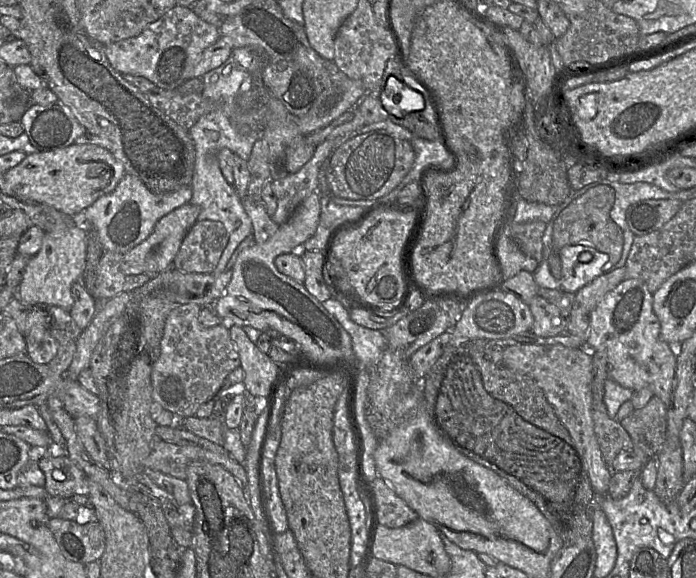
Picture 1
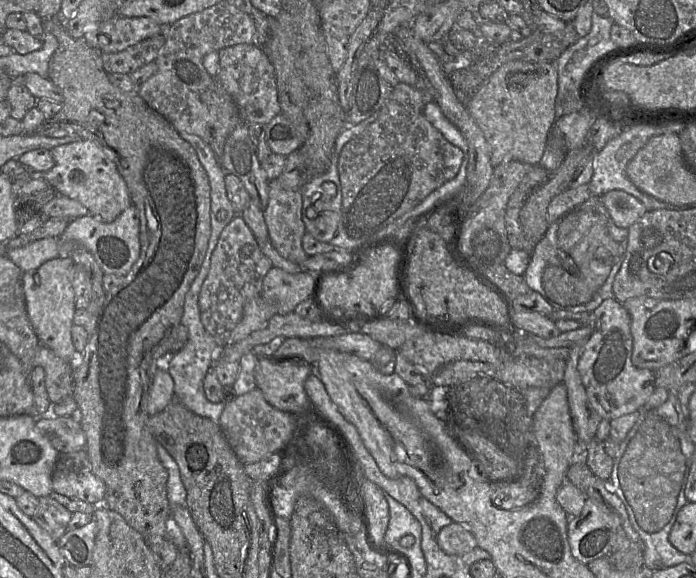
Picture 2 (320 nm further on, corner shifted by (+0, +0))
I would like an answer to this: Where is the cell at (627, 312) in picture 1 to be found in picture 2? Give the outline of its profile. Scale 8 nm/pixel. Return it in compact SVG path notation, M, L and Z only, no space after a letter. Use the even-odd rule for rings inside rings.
M614 297L604 300L593 311L593 332L578 362L578 371L591 405L609 421L644 407L655 390L655 371L633 365L631 318L623 304Z

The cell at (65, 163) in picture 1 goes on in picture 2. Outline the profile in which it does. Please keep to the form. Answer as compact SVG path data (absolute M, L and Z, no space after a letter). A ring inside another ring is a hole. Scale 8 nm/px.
M77 140L58 145L50 151L55 161L53 168L47 172L33 172L32 178L43 178L57 194L79 201L91 215L105 223L113 222L132 205L129 190L116 164L95 142Z

